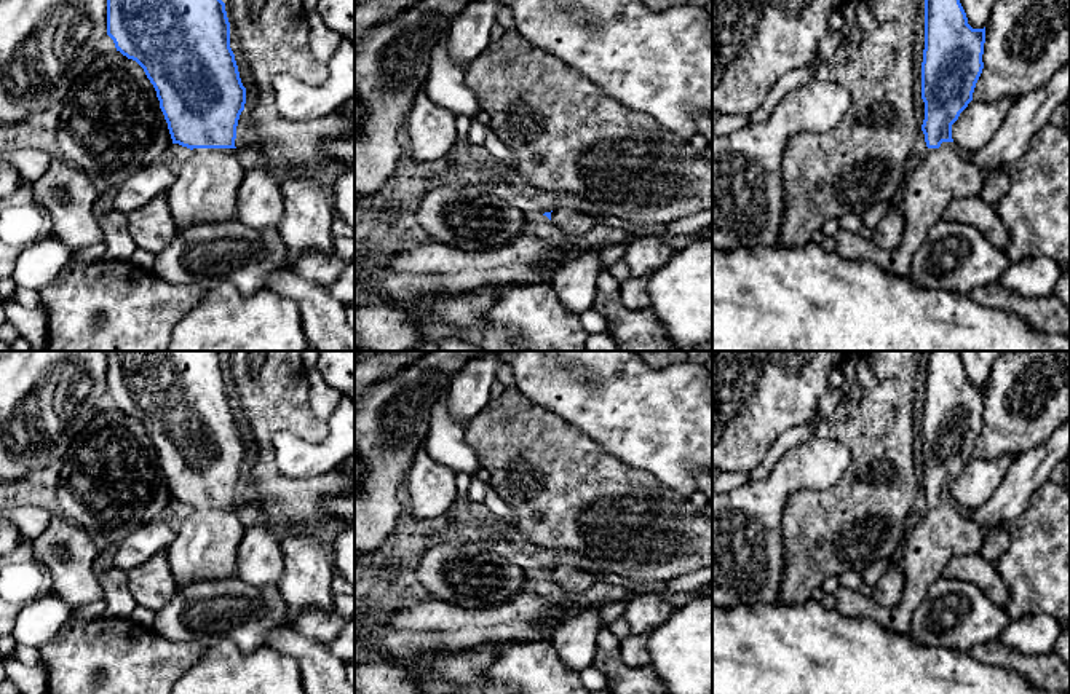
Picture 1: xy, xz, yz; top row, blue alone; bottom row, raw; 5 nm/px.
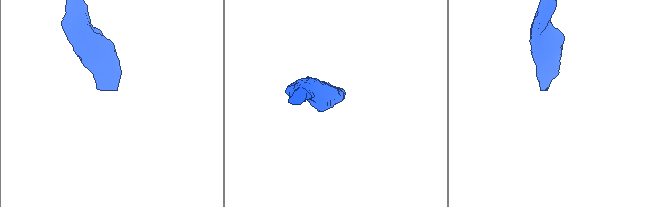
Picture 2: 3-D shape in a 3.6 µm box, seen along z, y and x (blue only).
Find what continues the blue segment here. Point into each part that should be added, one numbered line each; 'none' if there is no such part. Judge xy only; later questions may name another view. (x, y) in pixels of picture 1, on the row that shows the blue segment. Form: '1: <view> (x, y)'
1: xy (206, 185)

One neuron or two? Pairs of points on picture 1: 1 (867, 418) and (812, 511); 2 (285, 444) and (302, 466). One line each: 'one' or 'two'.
1: one
2: one

